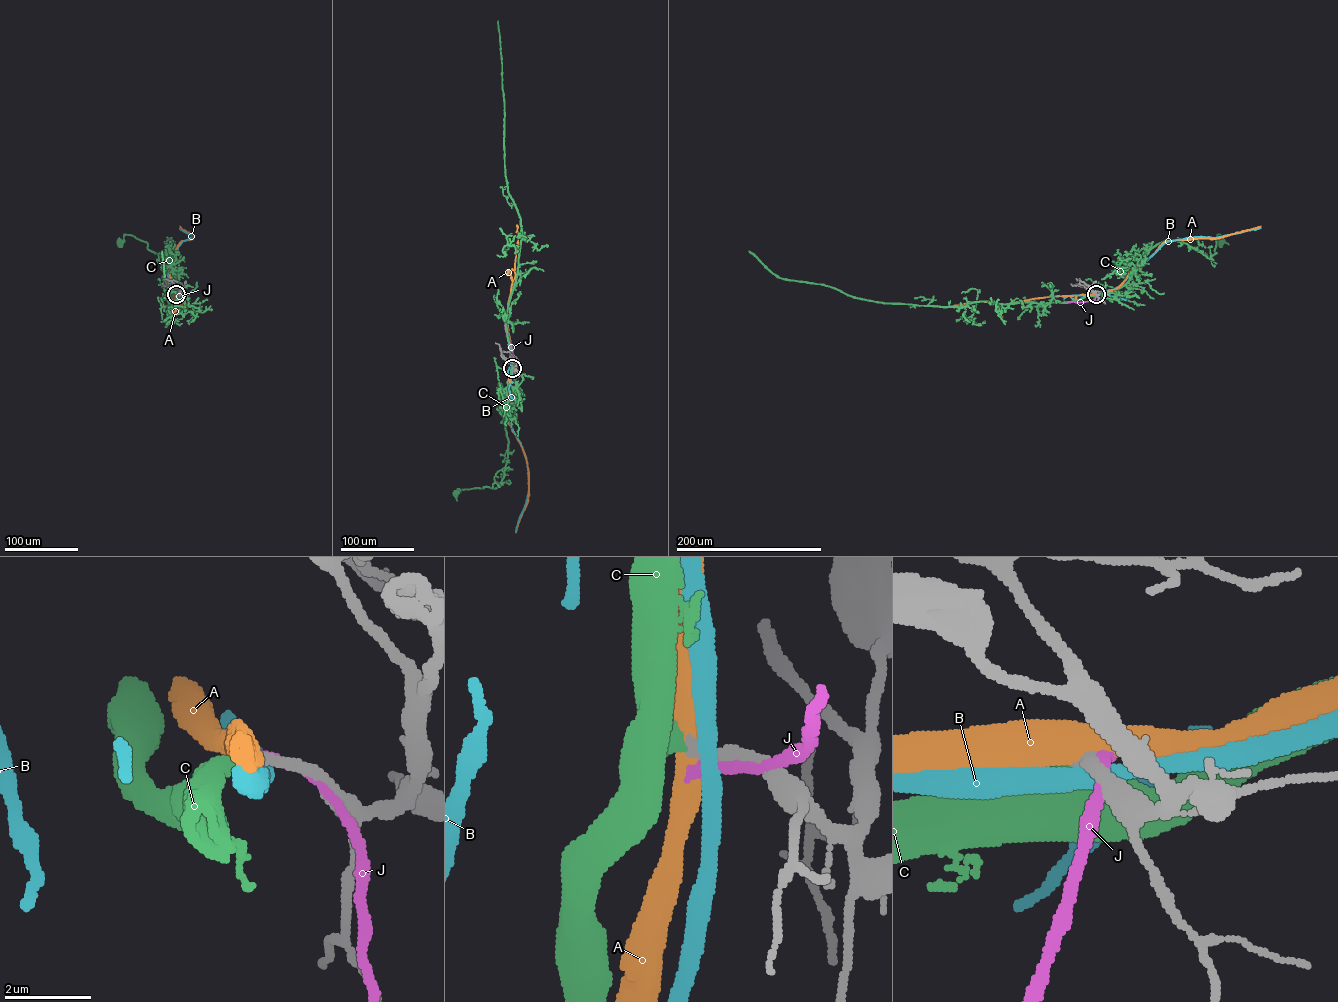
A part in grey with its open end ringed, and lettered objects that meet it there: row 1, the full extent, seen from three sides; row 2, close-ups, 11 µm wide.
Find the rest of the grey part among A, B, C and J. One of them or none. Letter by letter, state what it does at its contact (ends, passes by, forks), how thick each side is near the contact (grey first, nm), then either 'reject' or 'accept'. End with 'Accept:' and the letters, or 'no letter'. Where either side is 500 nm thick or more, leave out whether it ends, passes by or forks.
A: calibres 360 and 550 nm; reject
B: it passes by; calibres 360 and 400 nm; reject
C: calibres 300 and 500 nm; accept
J: it passes by; calibres 320 and 200 nm; reject
Accept: C

